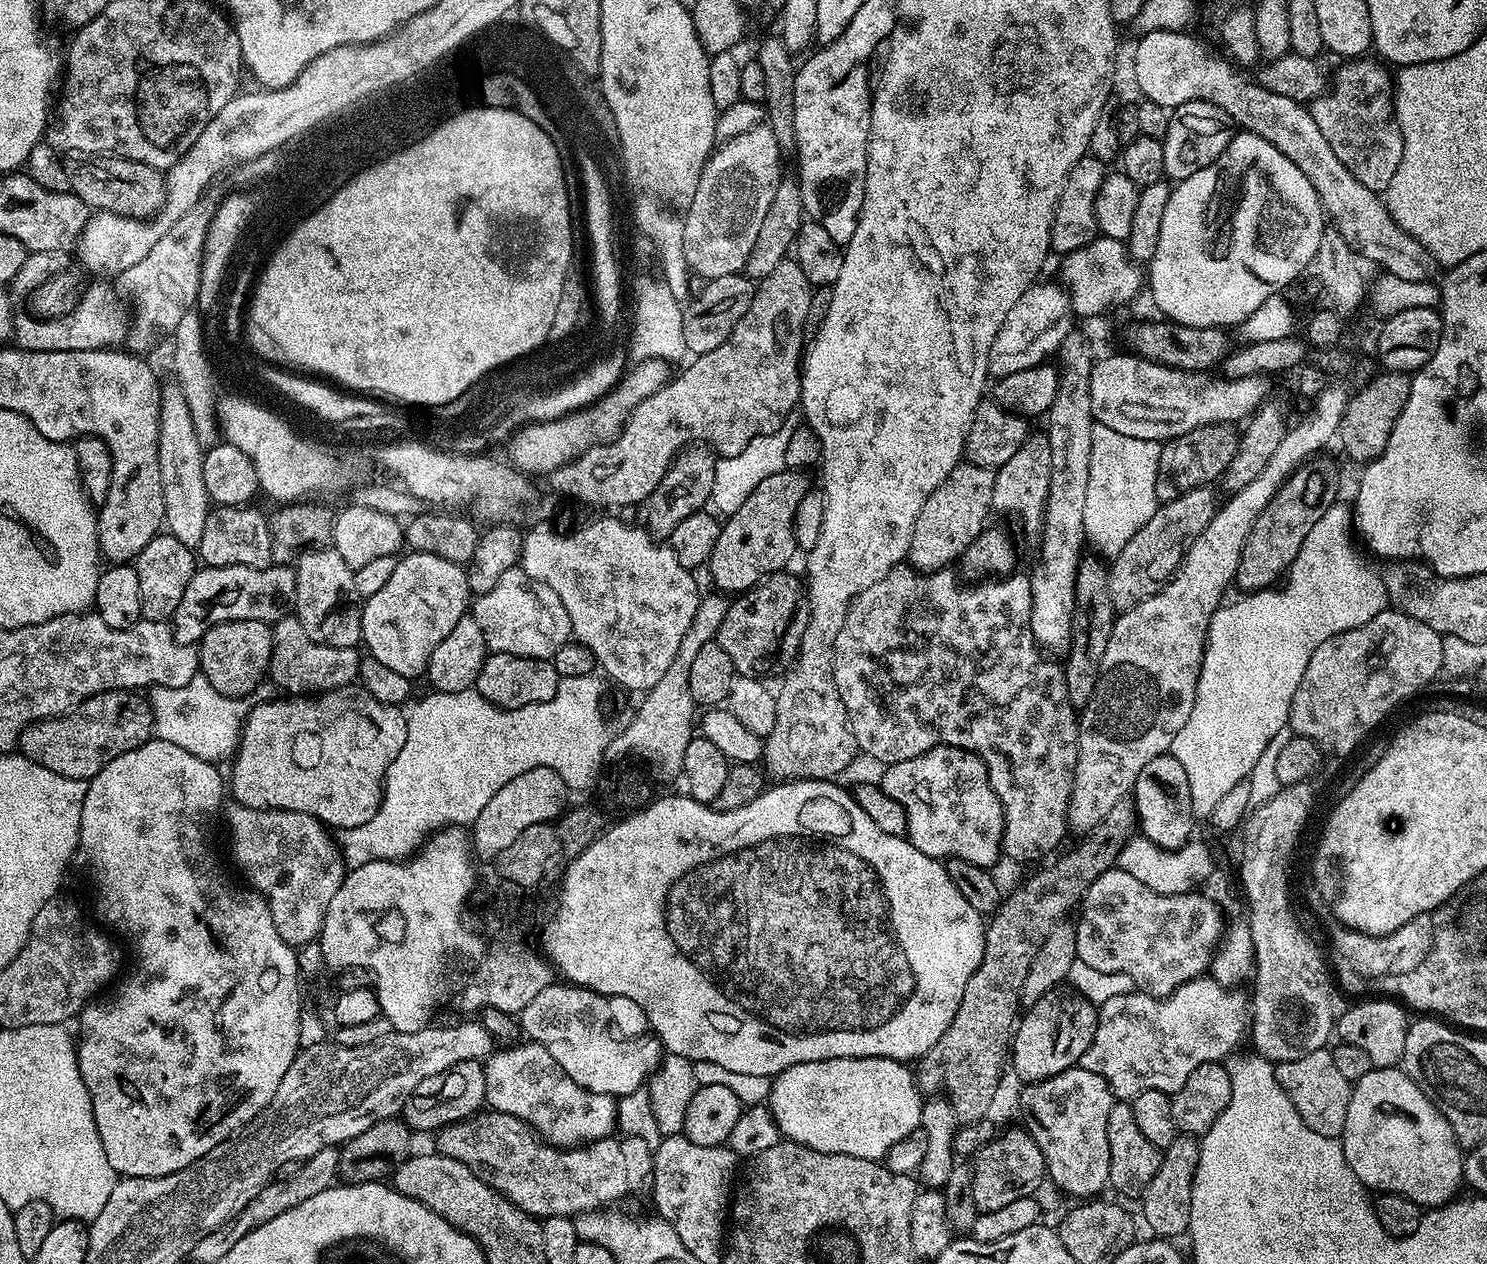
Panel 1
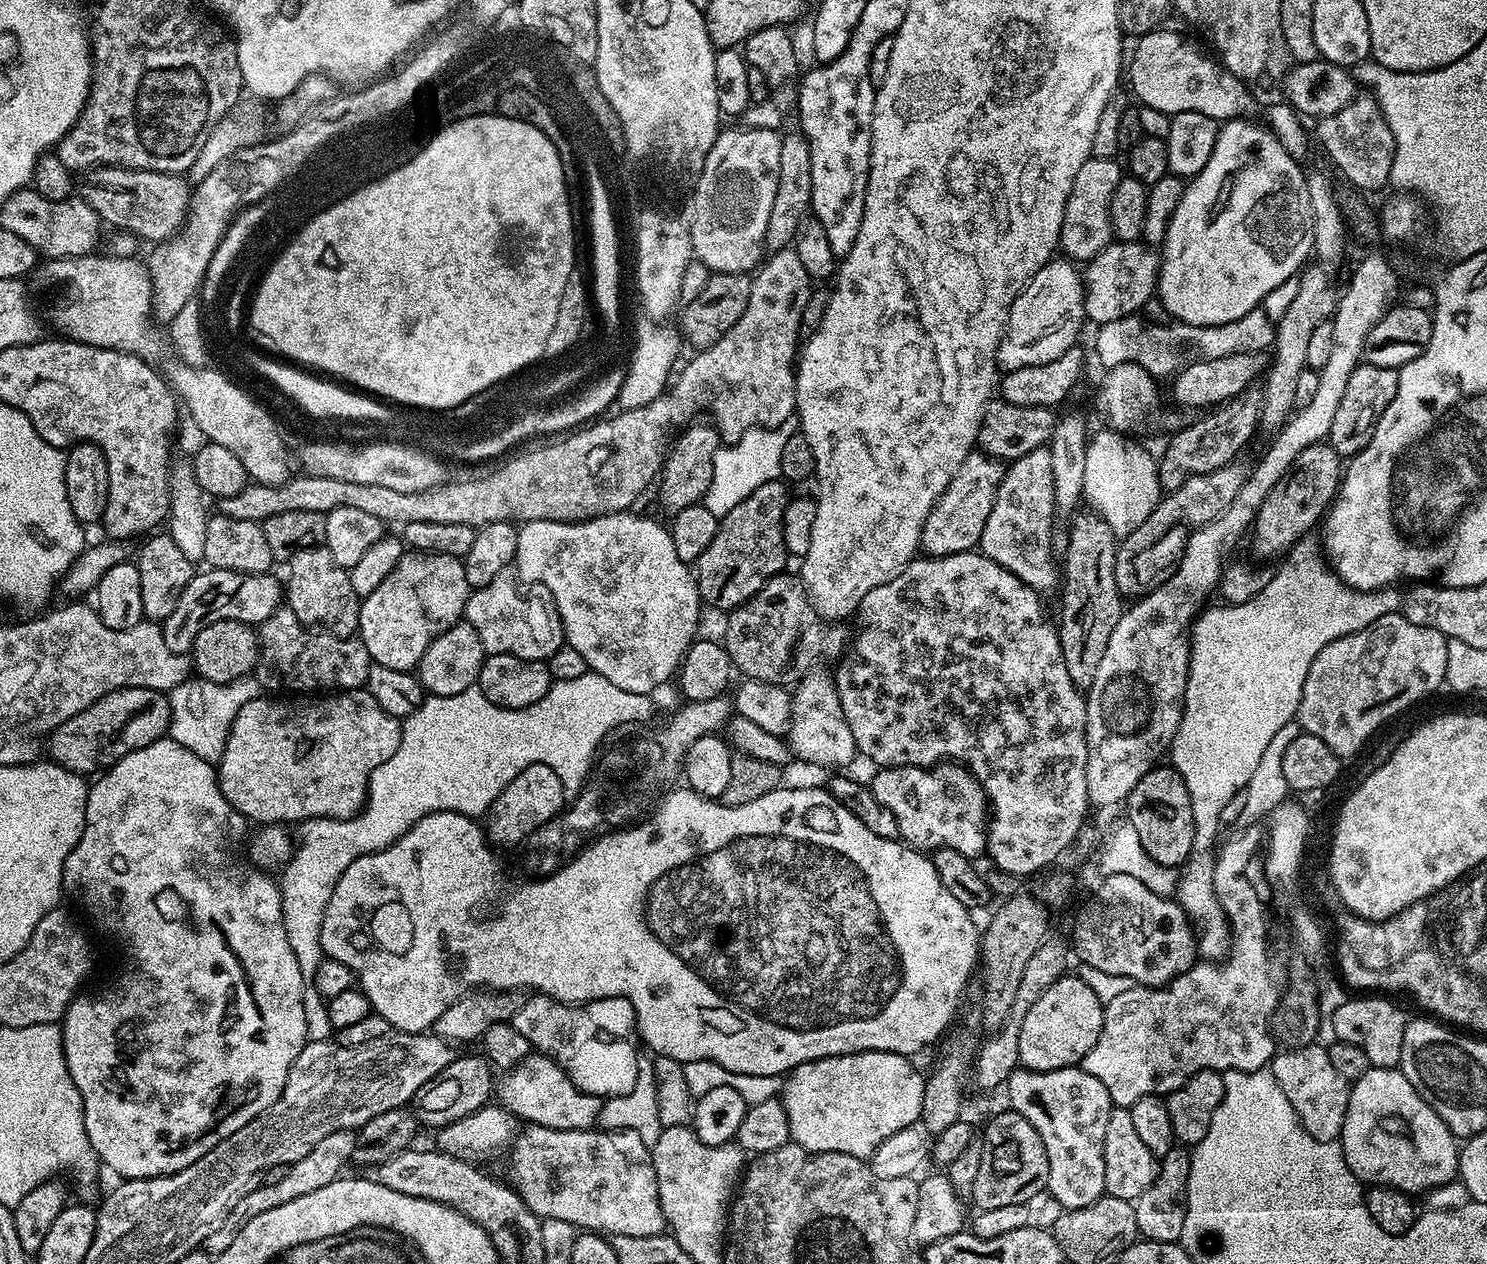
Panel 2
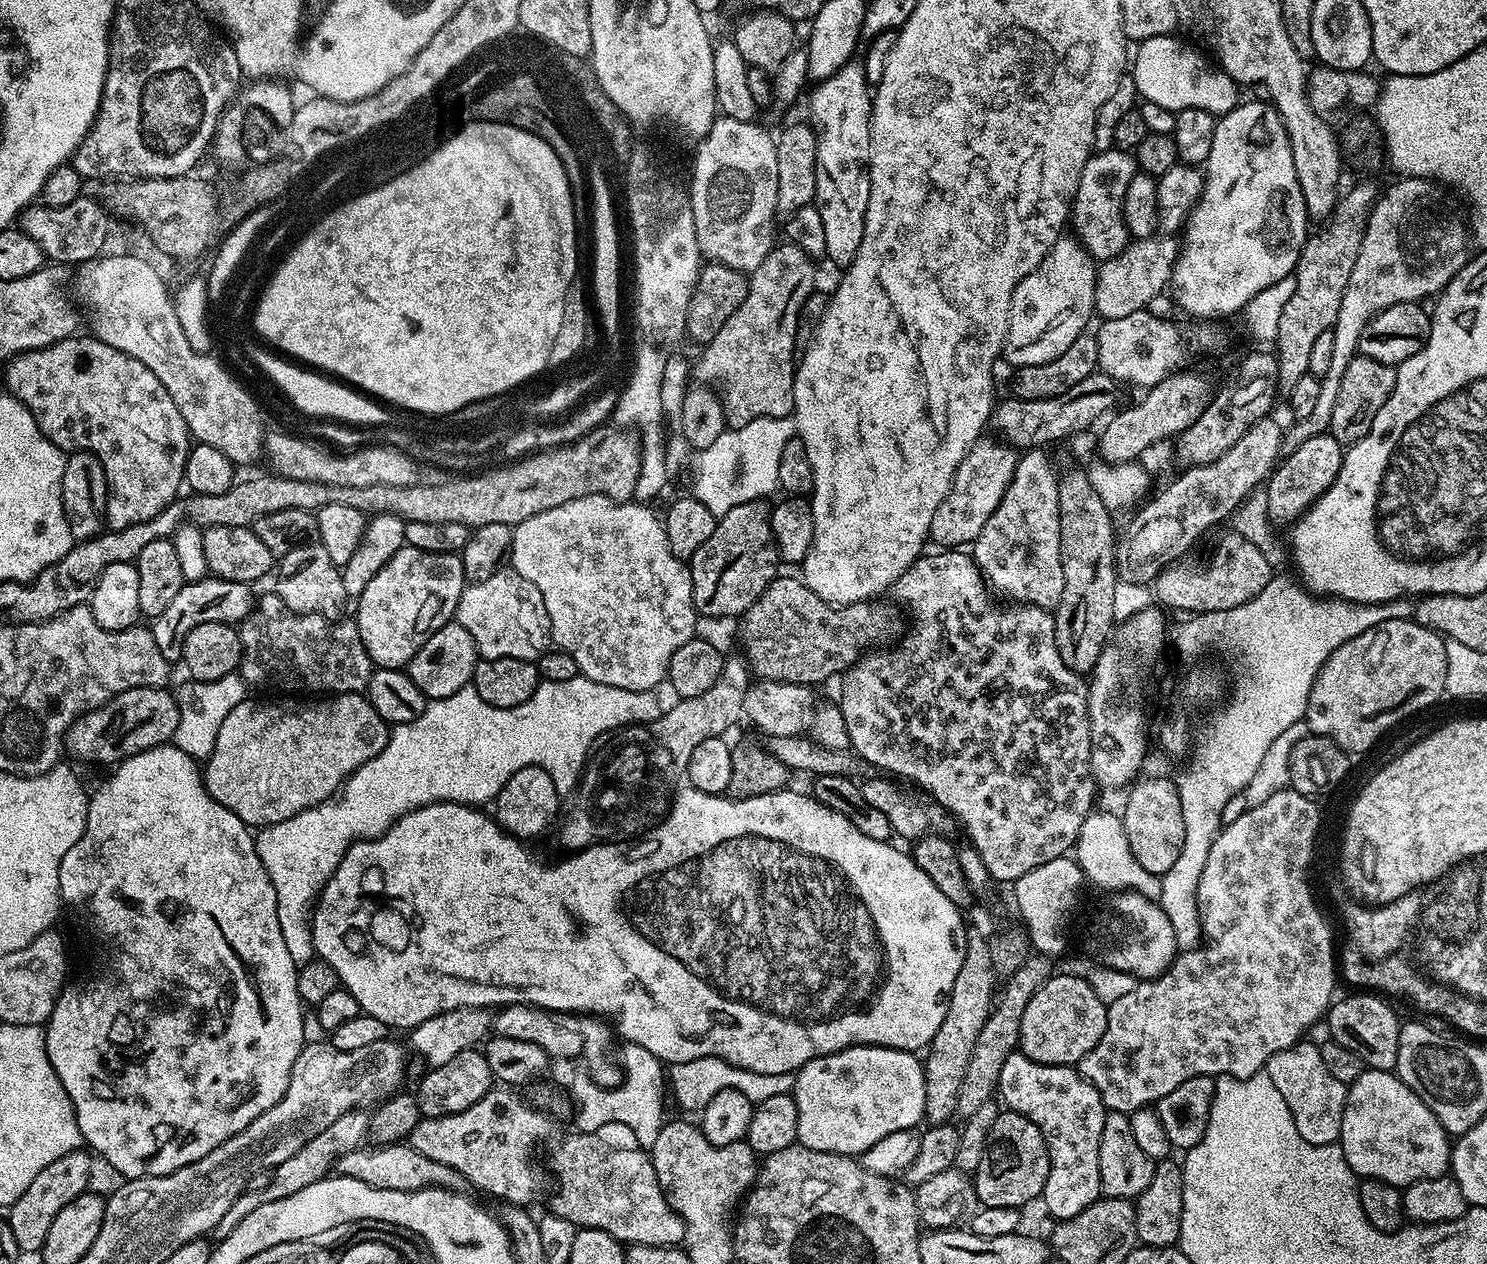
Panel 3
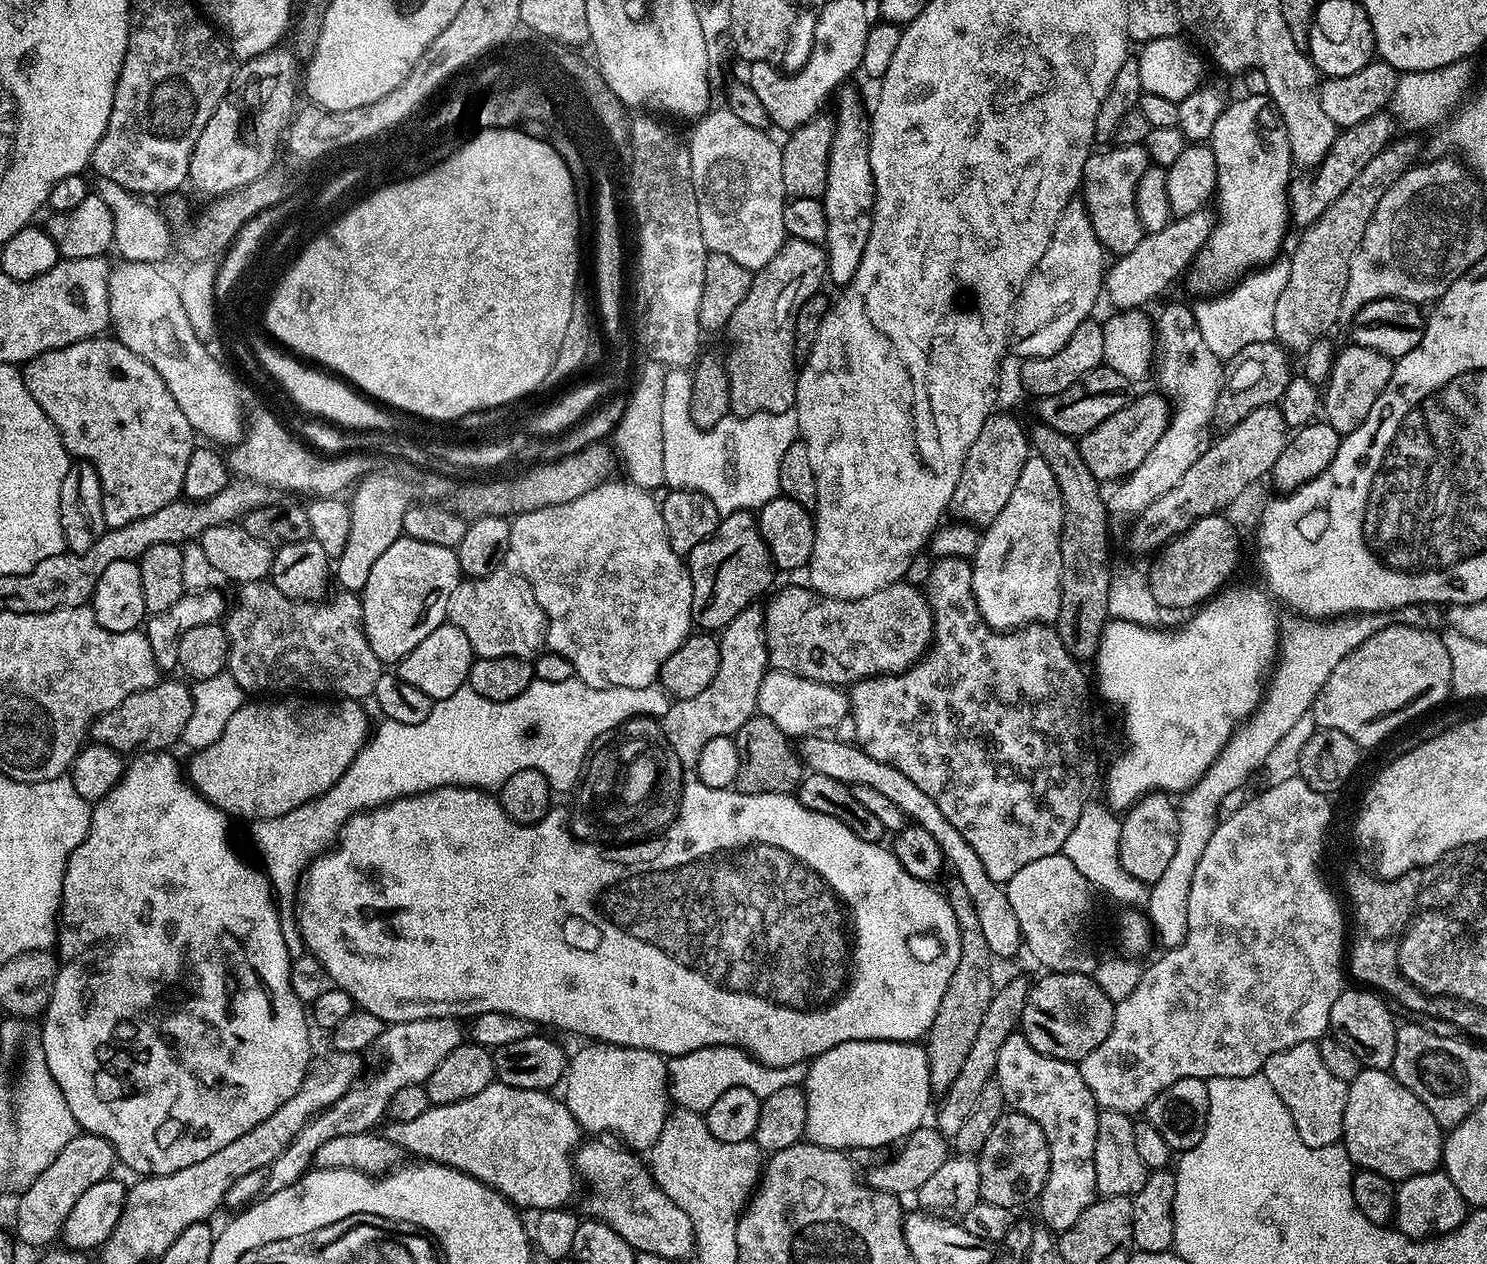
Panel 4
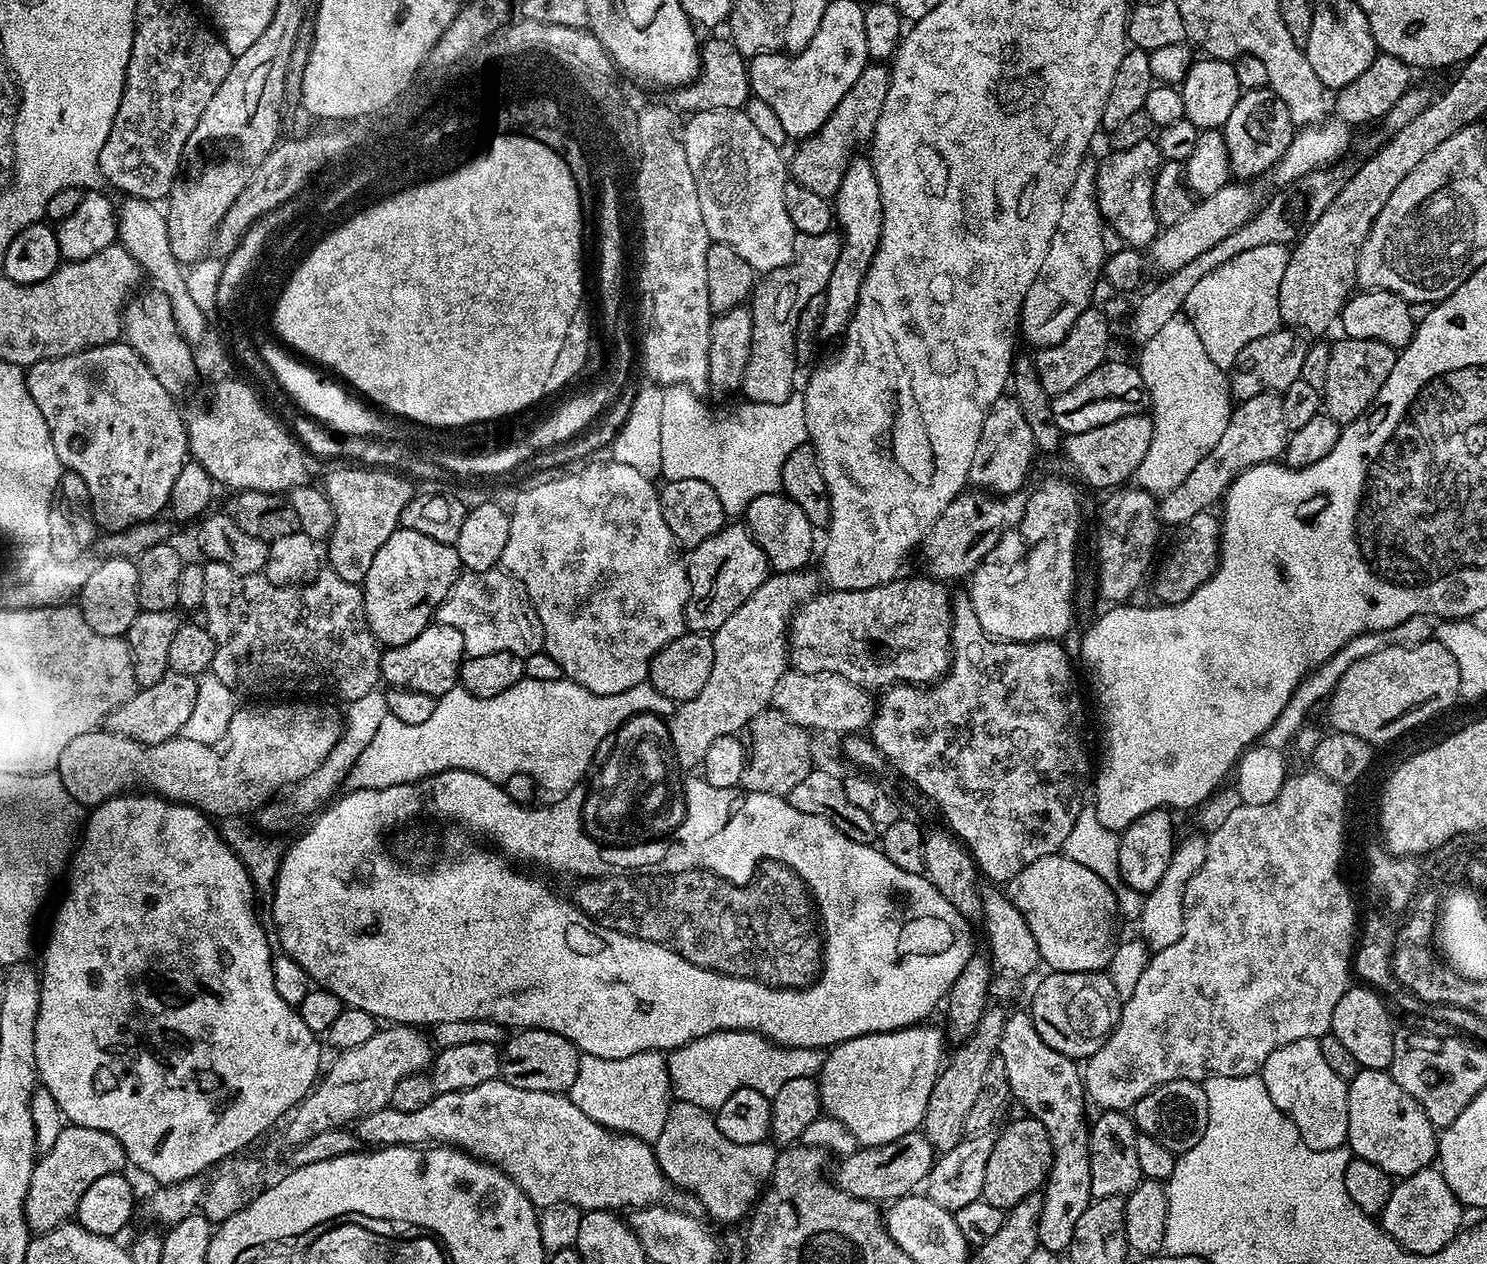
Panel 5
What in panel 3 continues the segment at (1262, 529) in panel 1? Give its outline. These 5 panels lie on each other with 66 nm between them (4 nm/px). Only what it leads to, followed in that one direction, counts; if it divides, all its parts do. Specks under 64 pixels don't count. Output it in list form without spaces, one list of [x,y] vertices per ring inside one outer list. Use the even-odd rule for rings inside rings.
[[[1319,432],[1312,438],[1306,438],[1294,451],[1287,453],[1272,470],[1272,475],[1266,481],[1269,496],[1269,518],[1272,522],[1288,520],[1295,522],[1300,519],[1311,504],[1338,478],[1340,467],[1344,461],[1345,449],[1339,444],[1332,433]]]

